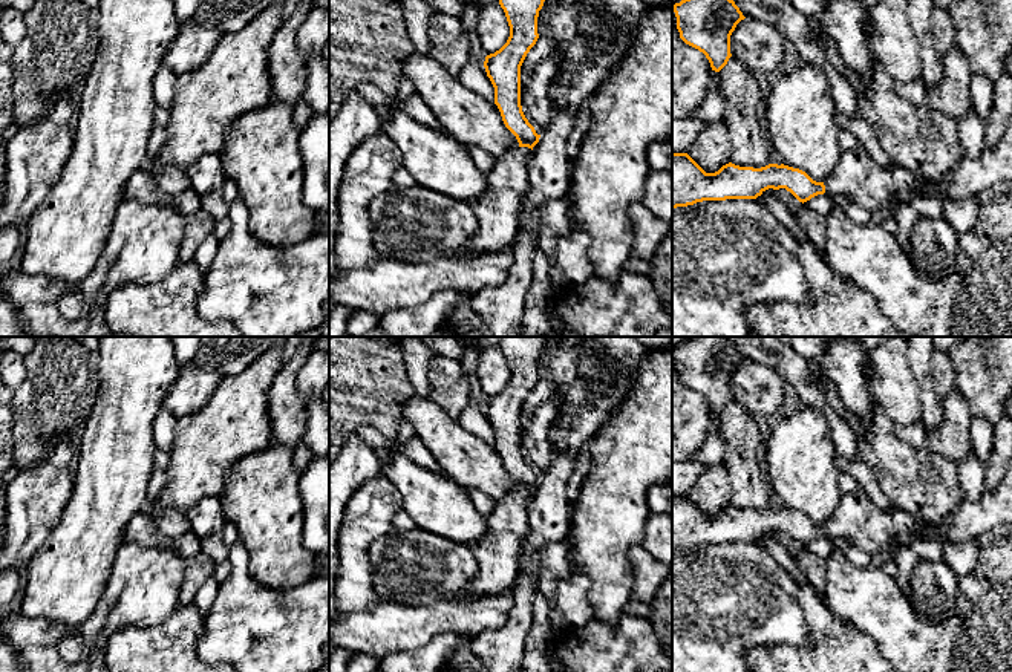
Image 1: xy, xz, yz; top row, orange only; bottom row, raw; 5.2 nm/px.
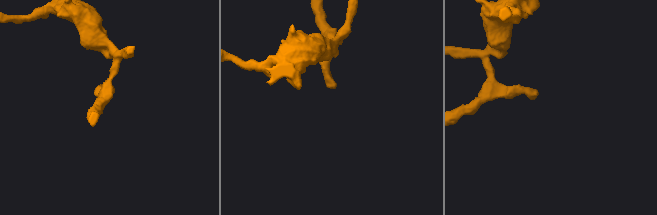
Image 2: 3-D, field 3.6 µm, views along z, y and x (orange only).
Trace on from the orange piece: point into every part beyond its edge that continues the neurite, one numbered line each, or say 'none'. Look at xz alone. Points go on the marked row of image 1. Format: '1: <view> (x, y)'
1: xz (496, 208)

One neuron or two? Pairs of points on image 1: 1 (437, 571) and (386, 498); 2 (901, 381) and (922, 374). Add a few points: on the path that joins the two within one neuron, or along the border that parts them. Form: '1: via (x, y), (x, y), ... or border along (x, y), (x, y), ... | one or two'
1: border along (392, 528), (371, 544), (368, 551), (371, 559) | two
2: border along (905, 352), (919, 386), (922, 412) | two

